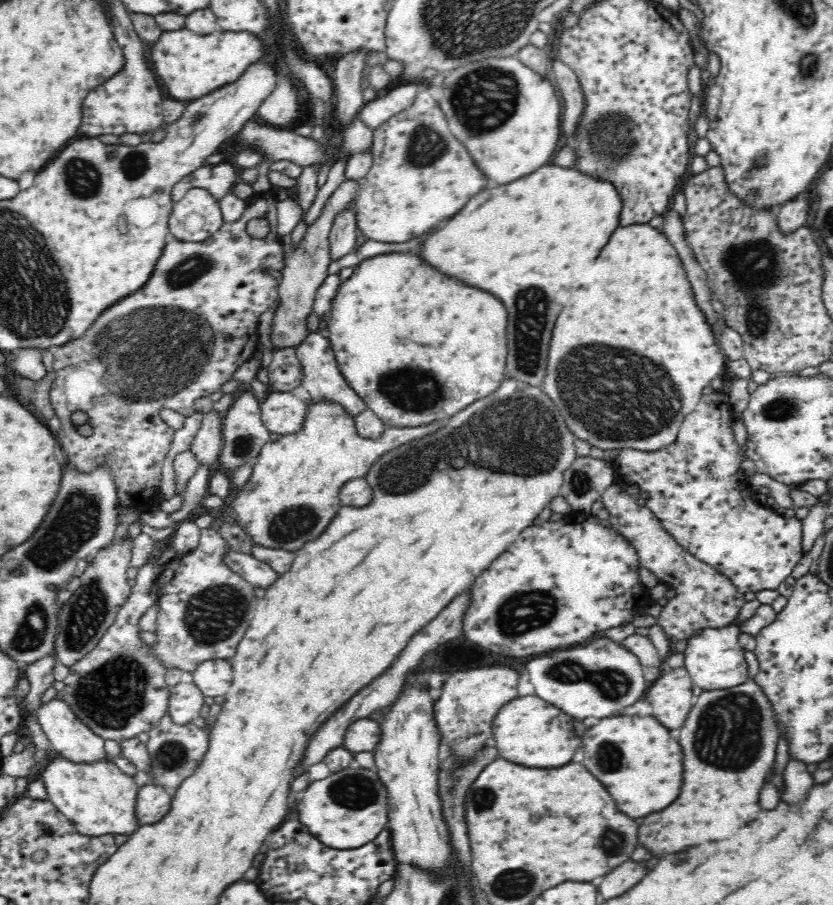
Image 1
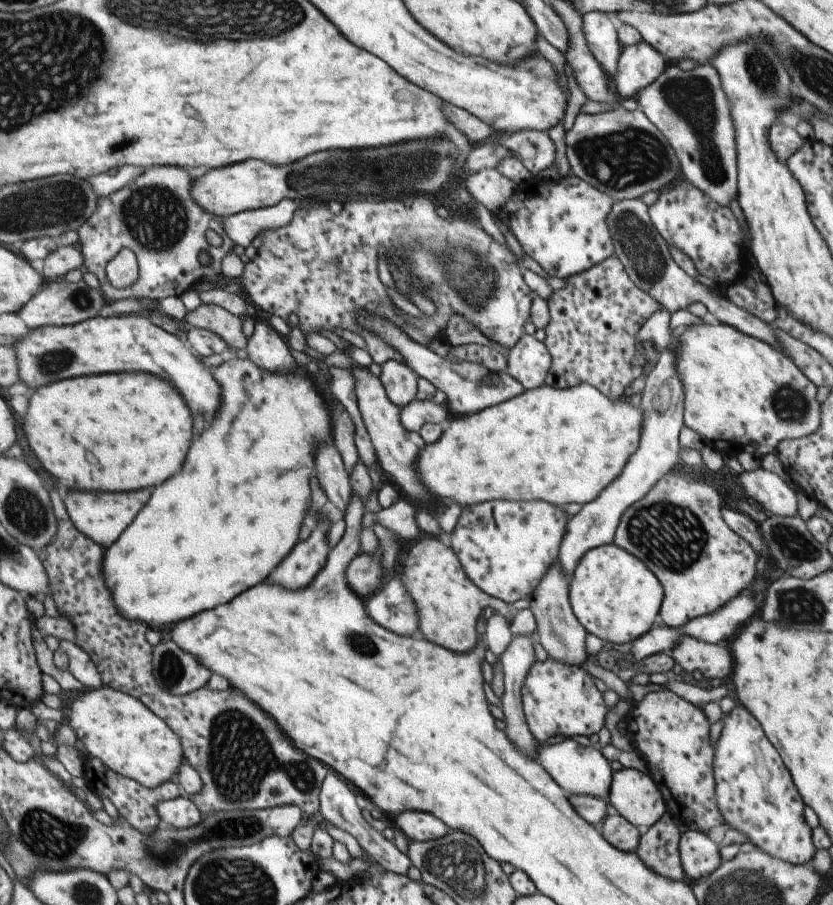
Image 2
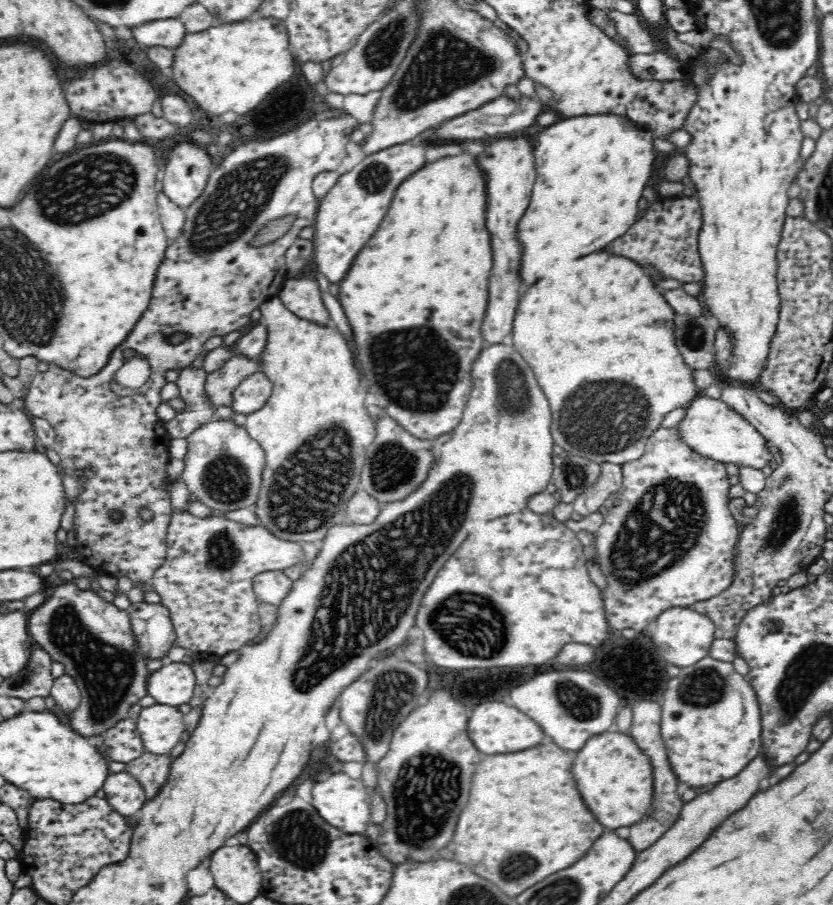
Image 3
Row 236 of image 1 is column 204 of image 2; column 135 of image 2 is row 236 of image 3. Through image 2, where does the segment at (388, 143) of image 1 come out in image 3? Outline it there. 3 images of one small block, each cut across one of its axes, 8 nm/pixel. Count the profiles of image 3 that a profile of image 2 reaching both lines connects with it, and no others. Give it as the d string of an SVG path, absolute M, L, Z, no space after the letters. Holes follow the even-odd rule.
M414 140L370 154L352 170L339 176L336 184L319 200L313 225L313 260L315 268L323 272L329 281L338 284L343 279L356 254L380 228L398 186L428 164L426 150L426 142L420 144Z

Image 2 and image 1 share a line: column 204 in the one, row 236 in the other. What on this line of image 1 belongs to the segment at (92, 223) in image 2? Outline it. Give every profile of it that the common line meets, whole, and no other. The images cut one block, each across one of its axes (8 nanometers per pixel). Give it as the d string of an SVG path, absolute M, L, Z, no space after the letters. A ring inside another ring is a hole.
M268 191L255 197L254 204L247 205L240 220L223 222L210 238L199 243L175 239L165 244L162 258L144 288L102 312L102 316L98 316L98 320L80 338L49 348L56 373L49 393L62 424L60 431L54 435L68 457L64 468L92 471L101 462L108 462L118 485L121 508L146 511L159 500L163 462L177 431L158 415L160 408L170 408L186 417L194 414L194 402L198 398L216 398L222 394L222 386L233 379L234 373L244 363L257 357L261 348L258 318L279 298L279 280L262 268L274 268L282 274L285 267L281 235L277 229L277 201L272 191ZM254 218L268 220L270 231L264 238L248 235L246 224ZM78 410L88 414L89 419L75 426L71 416Z

